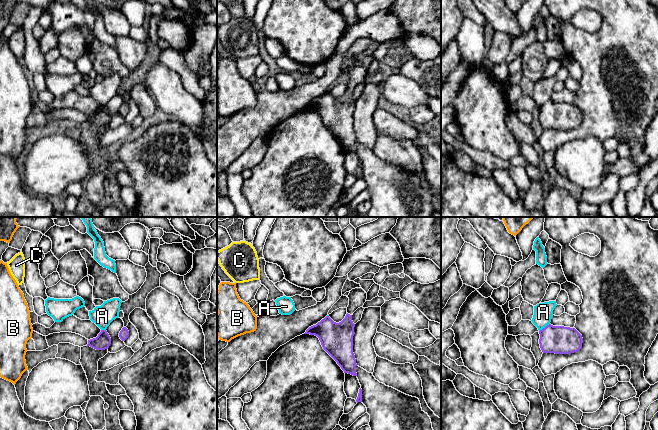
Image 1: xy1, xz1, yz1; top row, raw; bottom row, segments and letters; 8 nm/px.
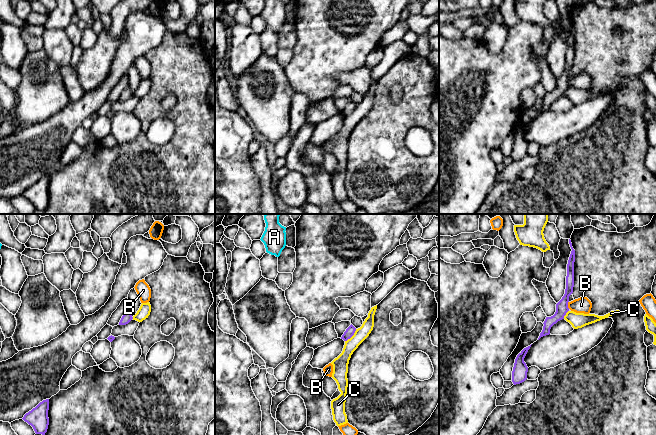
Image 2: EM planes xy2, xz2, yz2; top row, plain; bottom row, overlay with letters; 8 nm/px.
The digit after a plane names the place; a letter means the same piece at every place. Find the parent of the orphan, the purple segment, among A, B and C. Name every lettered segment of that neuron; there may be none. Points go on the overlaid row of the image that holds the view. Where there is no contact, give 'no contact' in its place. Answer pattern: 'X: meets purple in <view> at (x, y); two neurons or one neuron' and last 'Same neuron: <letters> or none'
A: meets purple in yz1 at (545, 327); two neurons
B: meets purple in yz2 at (567, 305); two neurons
C: meets purple in xz2 at (351, 336); two neurons
Same neuron: none

